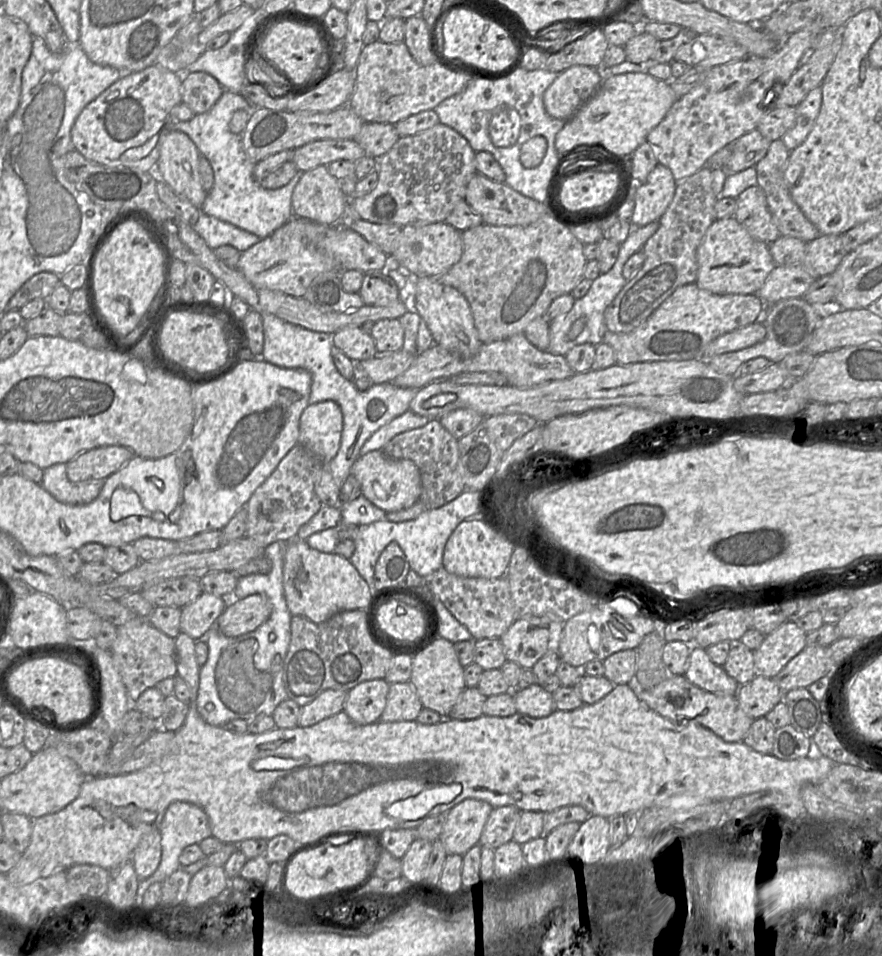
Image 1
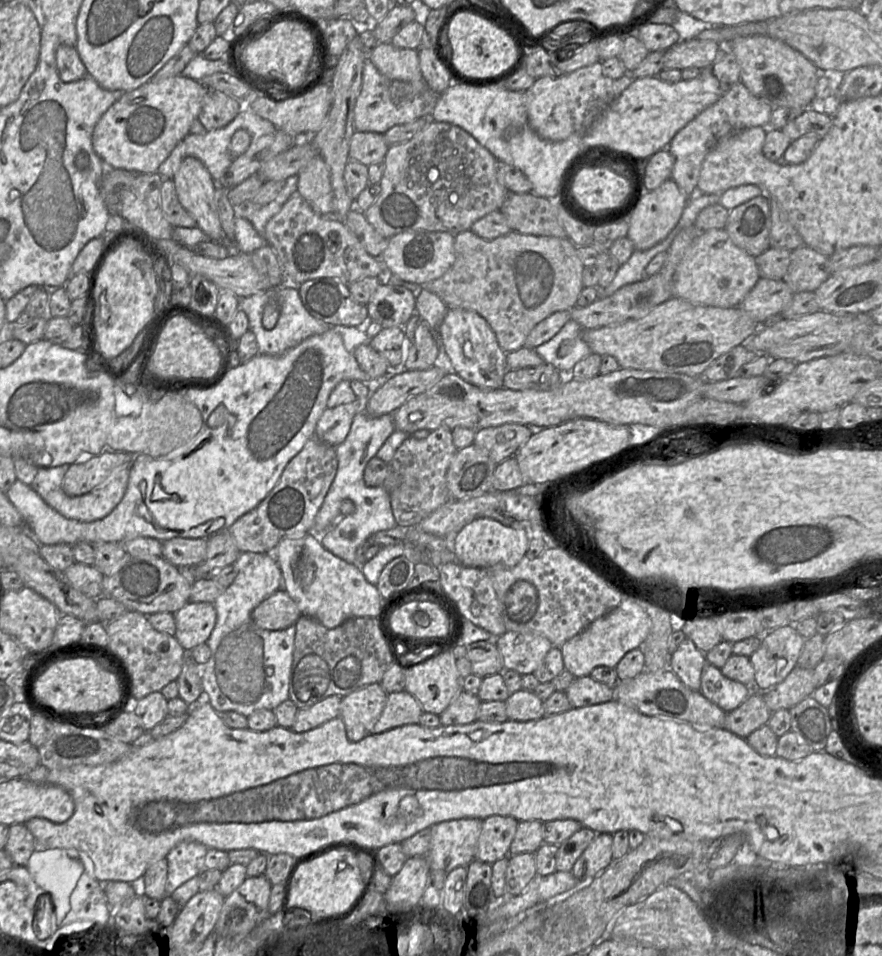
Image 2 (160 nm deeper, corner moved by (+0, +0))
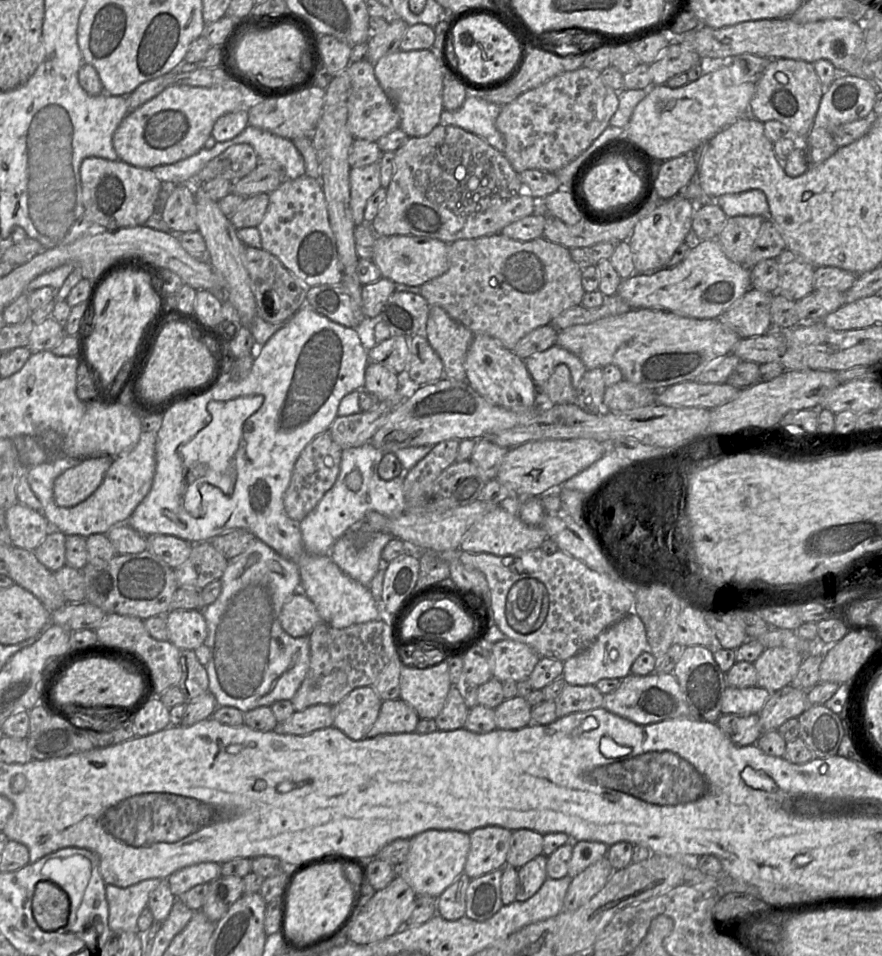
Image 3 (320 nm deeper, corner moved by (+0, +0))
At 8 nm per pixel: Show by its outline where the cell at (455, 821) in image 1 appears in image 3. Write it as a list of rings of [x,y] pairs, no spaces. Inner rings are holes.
[[[427,830],[410,839],[410,851],[405,862],[397,868],[417,895],[438,898],[464,873],[470,850],[469,833],[455,830]]]

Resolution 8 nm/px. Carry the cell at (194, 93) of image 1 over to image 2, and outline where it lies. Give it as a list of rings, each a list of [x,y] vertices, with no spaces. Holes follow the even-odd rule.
[[[207,88],[198,120],[207,131],[223,128],[240,112],[238,100],[225,93]]]

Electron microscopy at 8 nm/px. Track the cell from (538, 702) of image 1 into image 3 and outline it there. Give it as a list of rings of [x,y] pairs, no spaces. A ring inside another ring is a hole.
[[[523,697],[505,699],[494,711],[497,729],[519,730],[530,724],[532,707]]]

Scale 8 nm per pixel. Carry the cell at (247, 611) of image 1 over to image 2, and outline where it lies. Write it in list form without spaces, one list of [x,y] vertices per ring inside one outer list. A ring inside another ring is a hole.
[[[280,589],[261,602],[251,614],[256,626],[265,630],[284,630],[302,616],[294,600]]]

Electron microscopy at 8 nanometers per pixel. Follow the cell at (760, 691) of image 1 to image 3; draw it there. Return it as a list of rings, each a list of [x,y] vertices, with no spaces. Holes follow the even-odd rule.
[[[721,714],[715,723],[737,746],[756,744],[761,736],[758,714]]]

